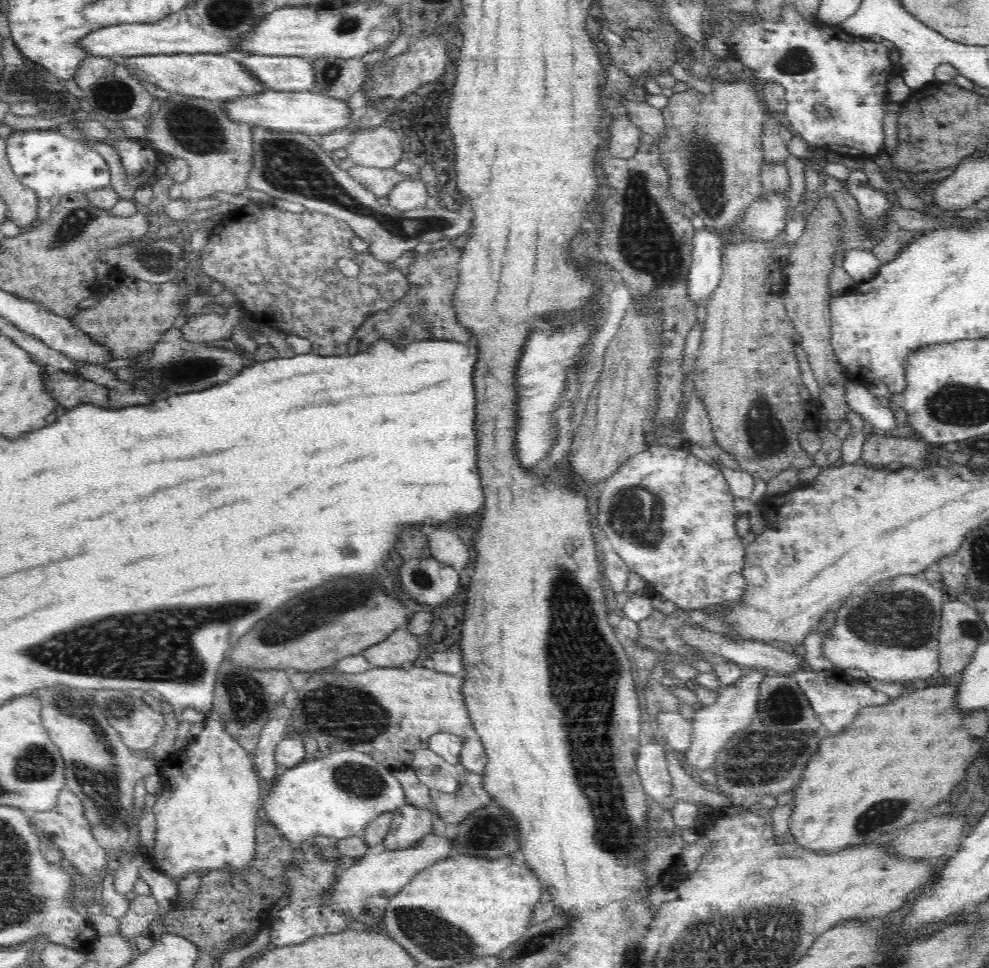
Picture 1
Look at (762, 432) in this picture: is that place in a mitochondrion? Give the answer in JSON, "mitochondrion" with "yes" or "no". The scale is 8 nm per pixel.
{"mitochondrion":"yes"}

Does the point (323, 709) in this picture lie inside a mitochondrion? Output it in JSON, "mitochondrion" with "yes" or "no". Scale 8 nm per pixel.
{"mitochondrion":"yes"}

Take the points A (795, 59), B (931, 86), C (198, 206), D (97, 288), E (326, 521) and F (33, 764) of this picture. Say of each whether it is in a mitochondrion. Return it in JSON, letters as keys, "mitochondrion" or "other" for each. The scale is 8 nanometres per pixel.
{"A":"mitochondrion","B":"other","C":"other","D":"other","E":"other","F":"mitochondrion"}

